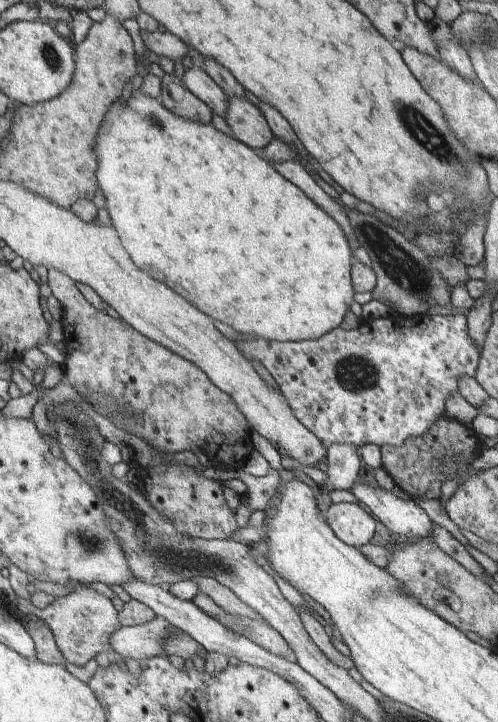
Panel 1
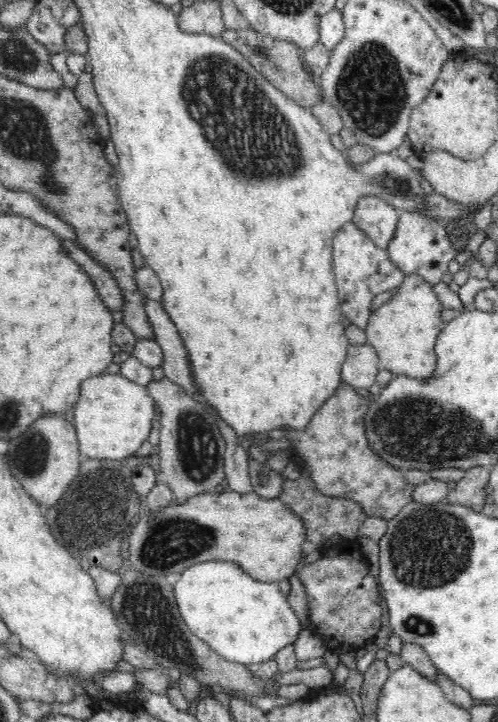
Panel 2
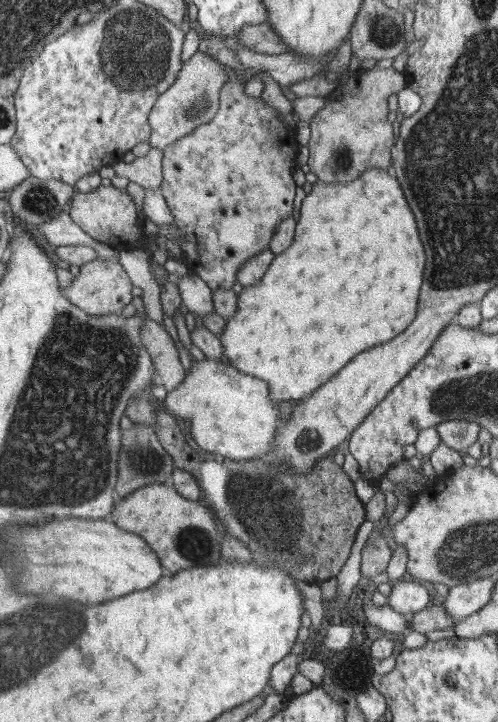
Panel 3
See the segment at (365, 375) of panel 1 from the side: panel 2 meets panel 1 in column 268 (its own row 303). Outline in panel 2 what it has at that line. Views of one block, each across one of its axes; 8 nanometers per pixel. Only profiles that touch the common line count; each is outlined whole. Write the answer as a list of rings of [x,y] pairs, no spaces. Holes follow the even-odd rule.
[[[352,221],[343,224],[335,232],[332,242],[332,269],[342,315],[362,330],[366,328],[373,311],[370,308],[374,298],[381,292],[396,289],[405,280],[404,273],[387,258],[386,249],[378,248]]]

